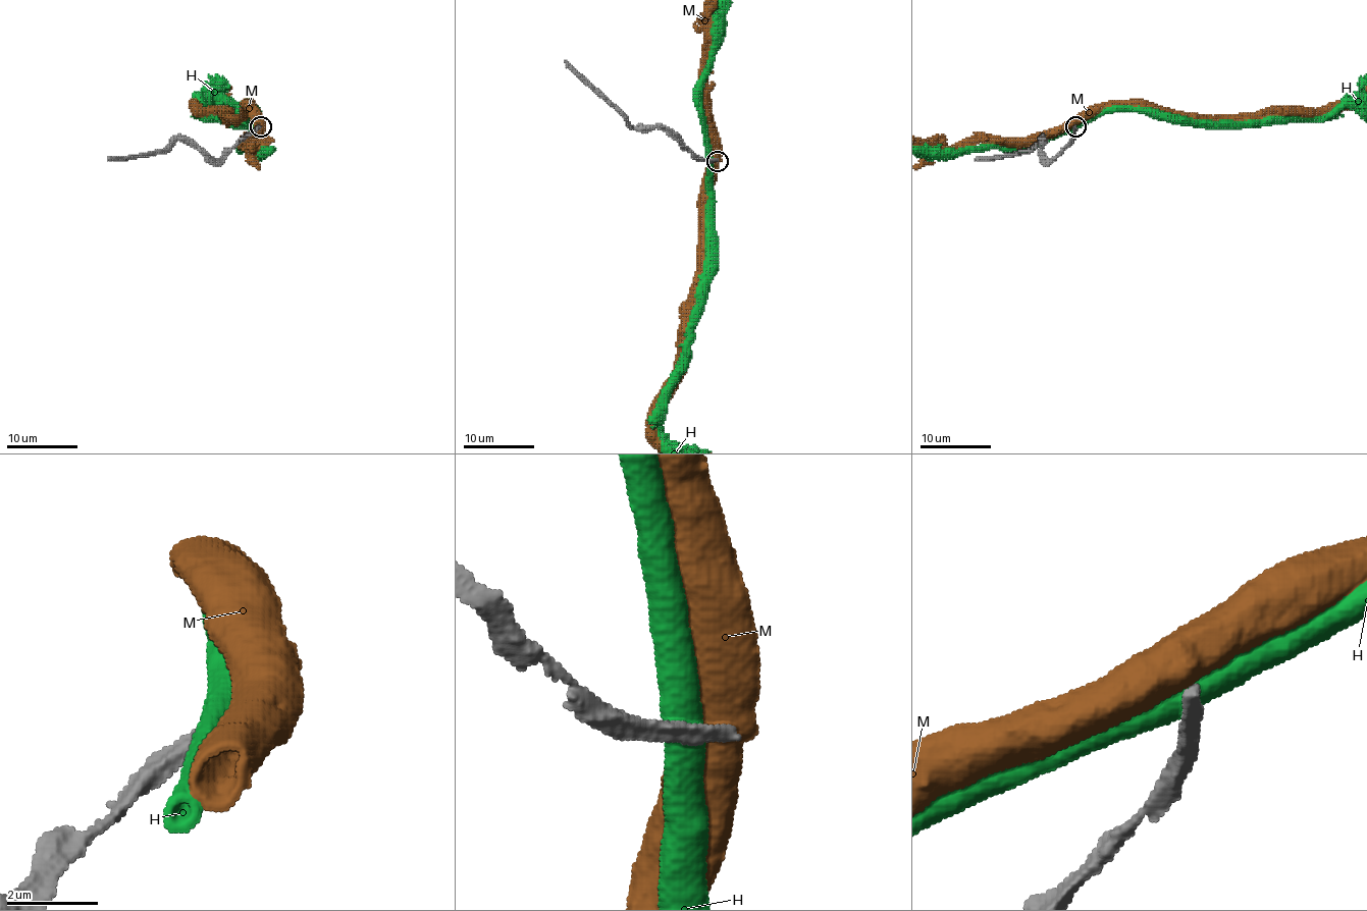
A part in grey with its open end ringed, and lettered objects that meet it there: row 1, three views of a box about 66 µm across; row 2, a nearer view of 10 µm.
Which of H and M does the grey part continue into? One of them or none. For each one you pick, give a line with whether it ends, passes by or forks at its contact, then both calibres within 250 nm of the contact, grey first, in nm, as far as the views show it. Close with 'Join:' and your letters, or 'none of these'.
Join: none of these

